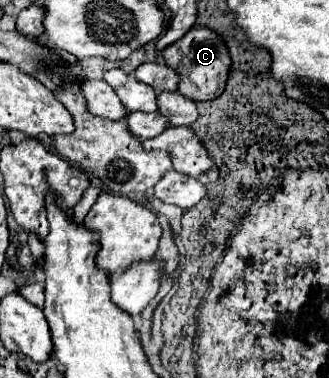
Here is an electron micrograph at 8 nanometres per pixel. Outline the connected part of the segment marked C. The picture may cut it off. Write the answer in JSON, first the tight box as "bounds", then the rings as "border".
{"bounds":[161,27,229,101],"border":[[[193,27],[189,33],[185,33],[179,41],[165,47],[161,51],[161,57],[165,63],[181,75],[179,91],[193,101],[209,101],[223,93],[227,77],[229,77],[229,51],[227,43],[221,39],[219,33],[213,33],[205,27]]]}

